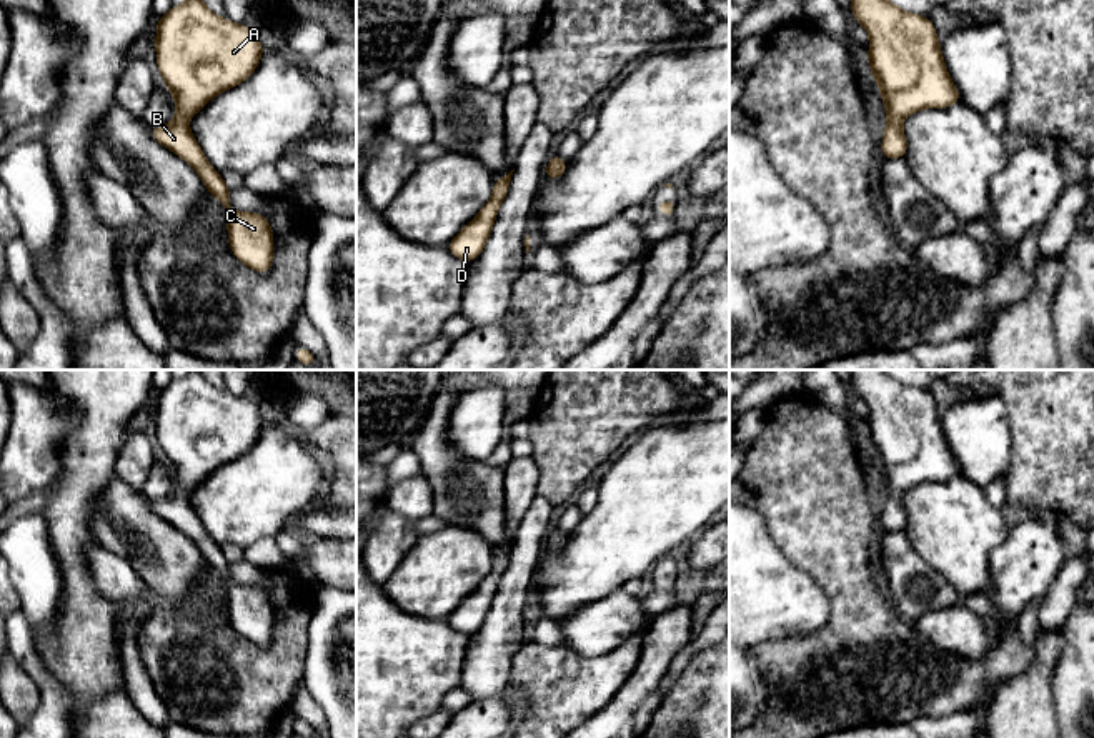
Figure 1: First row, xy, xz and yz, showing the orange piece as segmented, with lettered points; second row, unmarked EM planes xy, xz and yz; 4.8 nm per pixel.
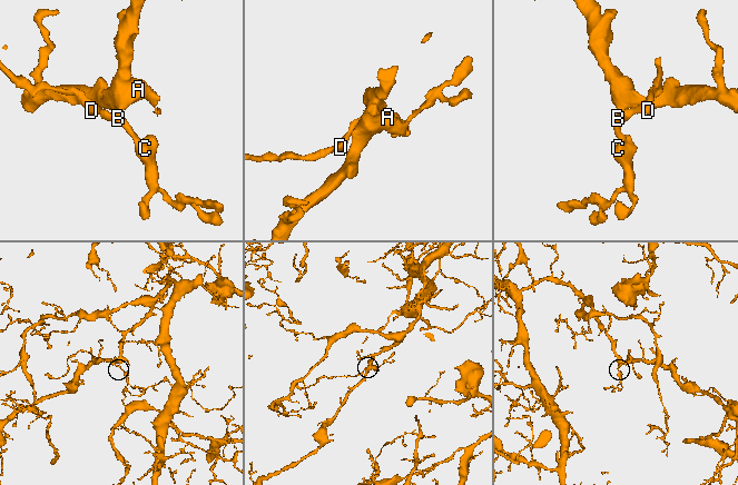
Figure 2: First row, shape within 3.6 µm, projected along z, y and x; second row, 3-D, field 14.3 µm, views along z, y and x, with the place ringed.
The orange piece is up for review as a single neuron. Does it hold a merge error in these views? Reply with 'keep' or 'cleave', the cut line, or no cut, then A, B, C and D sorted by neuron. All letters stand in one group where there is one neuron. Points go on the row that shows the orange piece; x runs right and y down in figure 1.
keep; no cut; A B C D

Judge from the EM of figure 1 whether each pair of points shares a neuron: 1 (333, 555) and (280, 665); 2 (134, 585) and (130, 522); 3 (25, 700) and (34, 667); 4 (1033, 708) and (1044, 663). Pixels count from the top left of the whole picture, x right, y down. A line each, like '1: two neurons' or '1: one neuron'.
1: two neurons
2: two neurons
3: two neurons
4: one neuron

